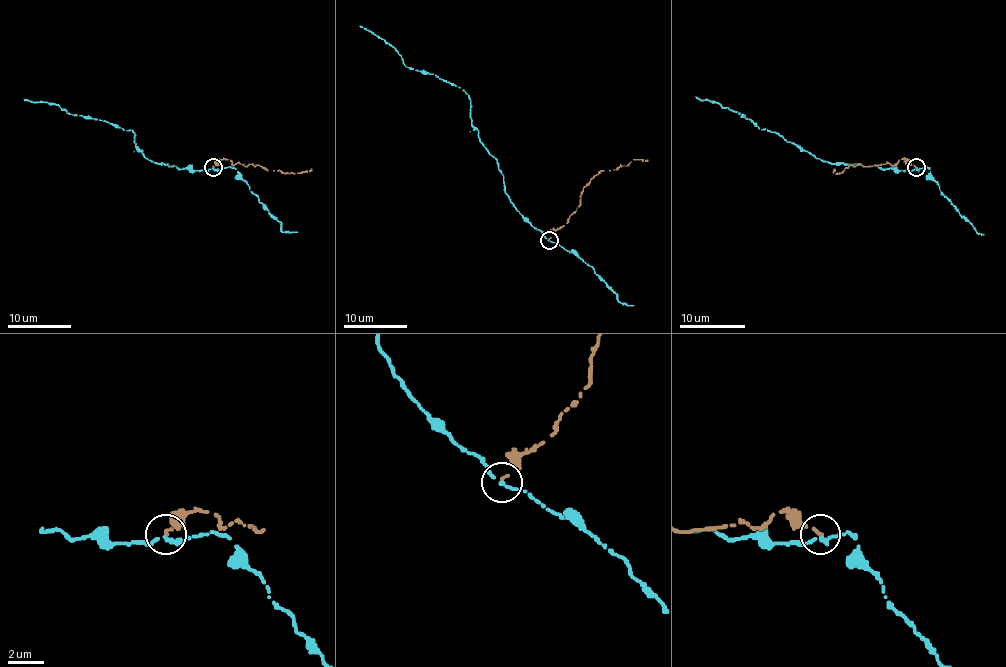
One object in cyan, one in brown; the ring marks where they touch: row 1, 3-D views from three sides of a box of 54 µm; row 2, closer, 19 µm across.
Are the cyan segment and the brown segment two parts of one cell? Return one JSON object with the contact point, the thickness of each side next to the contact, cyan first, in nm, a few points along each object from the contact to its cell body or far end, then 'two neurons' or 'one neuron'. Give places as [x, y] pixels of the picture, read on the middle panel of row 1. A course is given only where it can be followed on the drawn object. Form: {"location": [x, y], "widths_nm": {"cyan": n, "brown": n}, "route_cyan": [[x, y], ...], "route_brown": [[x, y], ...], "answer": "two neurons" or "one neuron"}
{"location": [549, 240], "widths_nm": {"cyan": 200, "brown": 180}, "route_cyan": [[548, 240], [510, 200], [499, 164], [472, 124], [468, 95], [433, 74], [409, 69], [395, 49], [360, 26]], "route_brown": [[548, 240], [577, 210], [580, 192], [594, 176], [604, 170], [617, 170], [628, 165], [633, 159], [647, 160]], "answer": "two neurons"}

